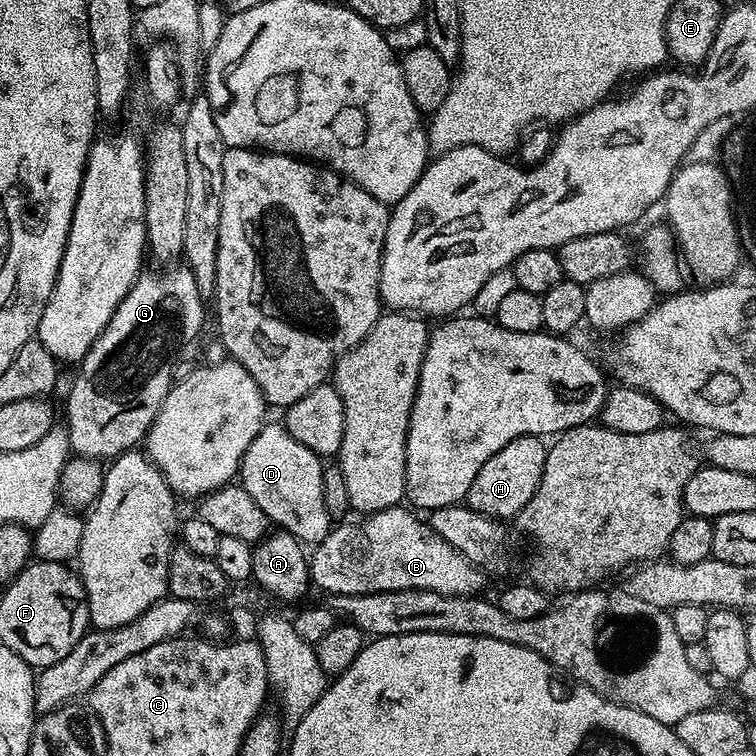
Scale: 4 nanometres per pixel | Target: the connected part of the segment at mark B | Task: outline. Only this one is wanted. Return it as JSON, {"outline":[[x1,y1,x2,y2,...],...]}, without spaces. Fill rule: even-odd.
{"outline":[[404,506,373,512,356,518,353,524,340,522,310,556,310,580,334,596,362,596,394,590,434,590,434,594,479,596,485,590,486,573,472,564,424,524,415,511]]}

